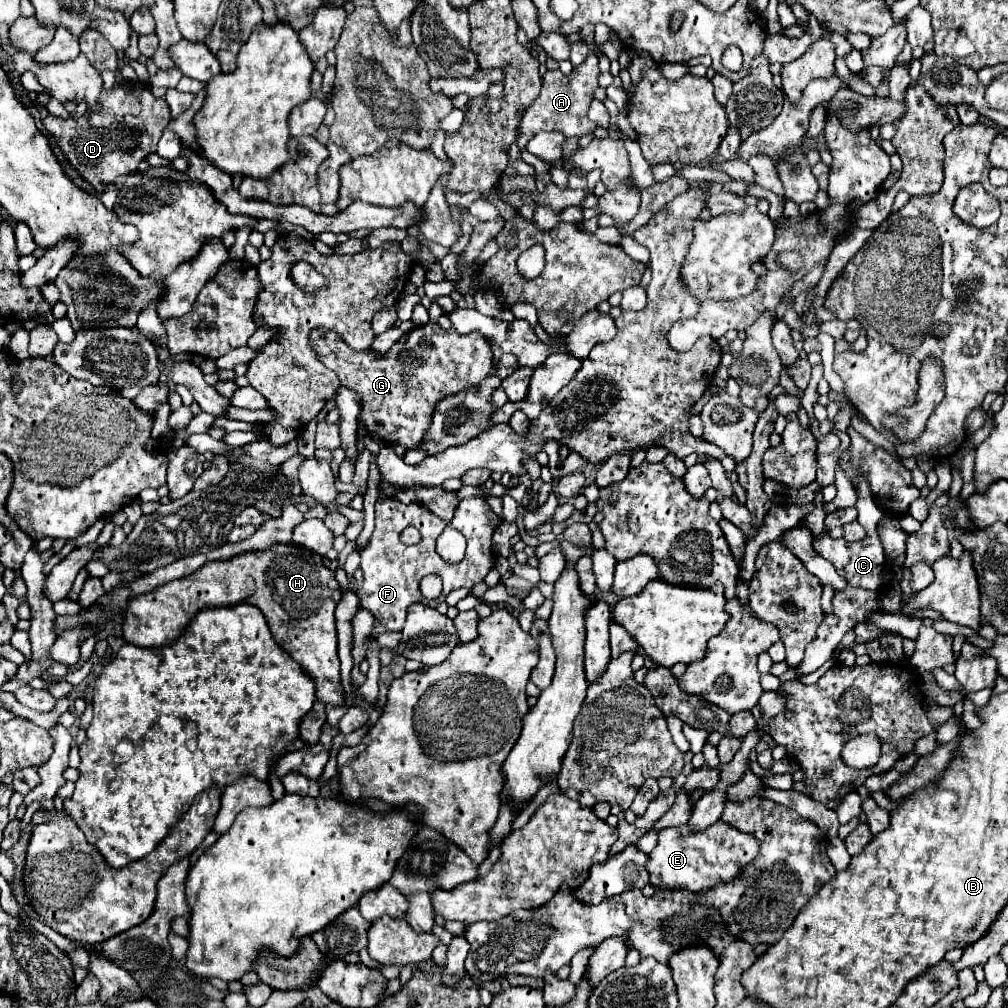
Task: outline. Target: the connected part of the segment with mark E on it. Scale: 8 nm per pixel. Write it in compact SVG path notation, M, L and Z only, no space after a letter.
M717 820L711 828L705 828L699 834L687 832L687 824L677 828L665 828L659 832L659 844L649 854L649 872L651 884L667 890L695 890L705 892L721 882L735 880L741 870L755 860L759 854L759 840L747 832L735 830L731 824Z

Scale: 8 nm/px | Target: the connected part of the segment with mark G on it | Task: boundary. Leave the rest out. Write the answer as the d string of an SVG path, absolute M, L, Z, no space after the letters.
M431 320L425 326L413 328L411 334L401 336L385 354L375 350L355 352L341 340L341 336L319 328L311 332L311 342L321 362L337 372L341 386L359 392L359 424L369 434L379 434L377 438L401 444L407 450L423 444L423 436L431 426L431 412L435 412L435 404L439 404L443 396L451 396L463 388L471 388L471 384L479 384L479 380L491 372L493 364L491 346L481 334L473 332L463 336L453 328L443 330Z

